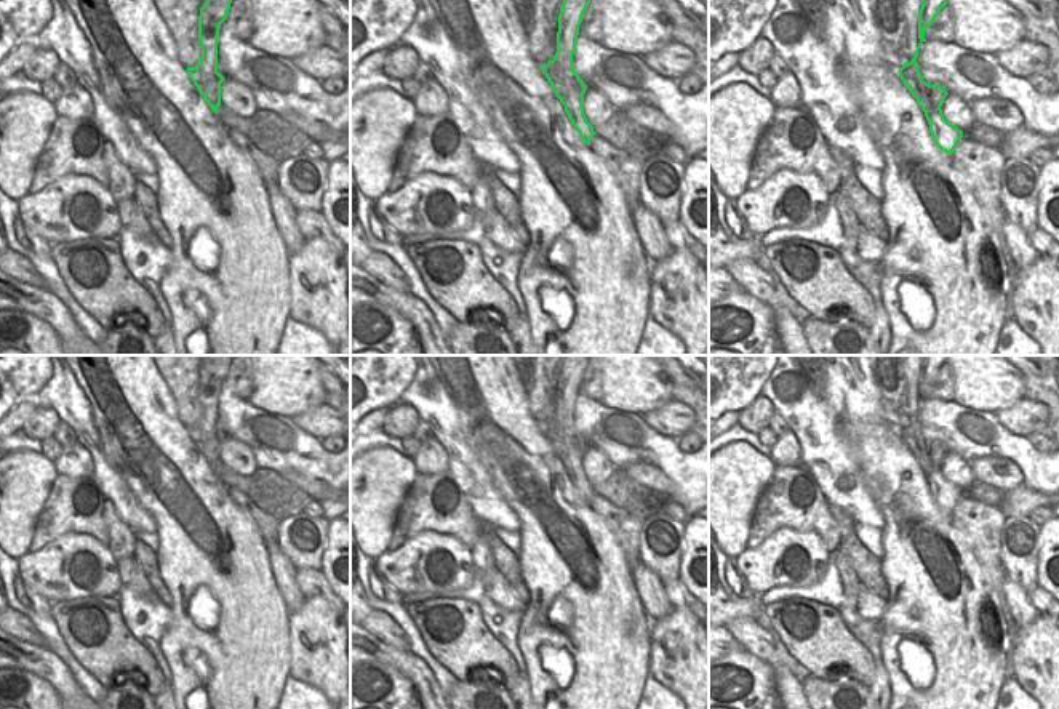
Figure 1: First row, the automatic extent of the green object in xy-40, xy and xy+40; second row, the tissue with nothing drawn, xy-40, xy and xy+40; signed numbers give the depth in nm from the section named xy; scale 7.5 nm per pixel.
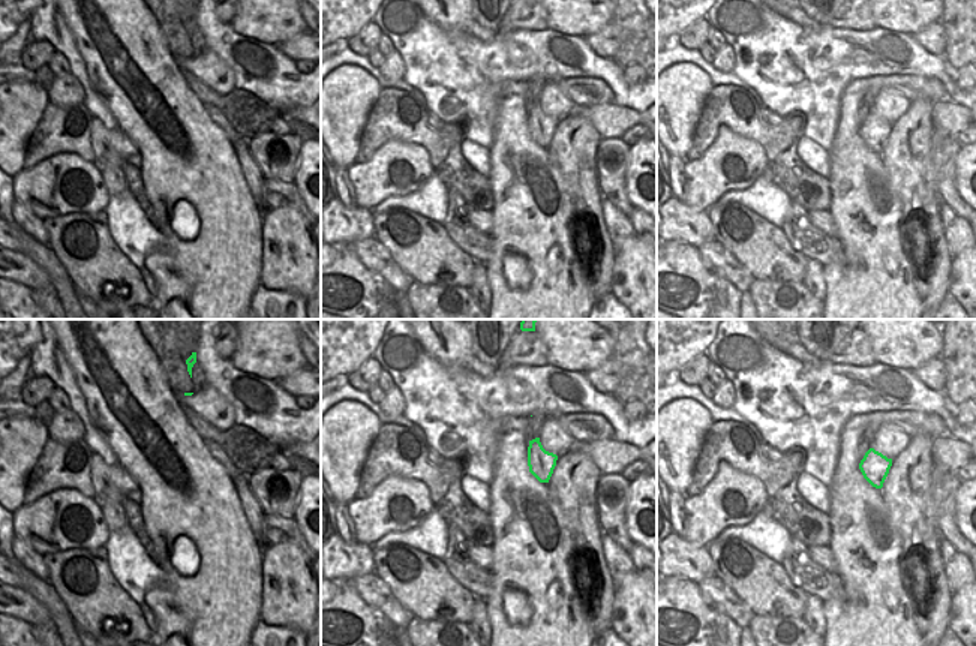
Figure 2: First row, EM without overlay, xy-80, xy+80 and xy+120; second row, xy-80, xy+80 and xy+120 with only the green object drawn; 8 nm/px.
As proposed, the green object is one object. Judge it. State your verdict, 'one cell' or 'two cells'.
one cell

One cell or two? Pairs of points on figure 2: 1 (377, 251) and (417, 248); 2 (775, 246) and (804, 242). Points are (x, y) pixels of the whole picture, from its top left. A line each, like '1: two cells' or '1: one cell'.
1: two cells
2: two cells

